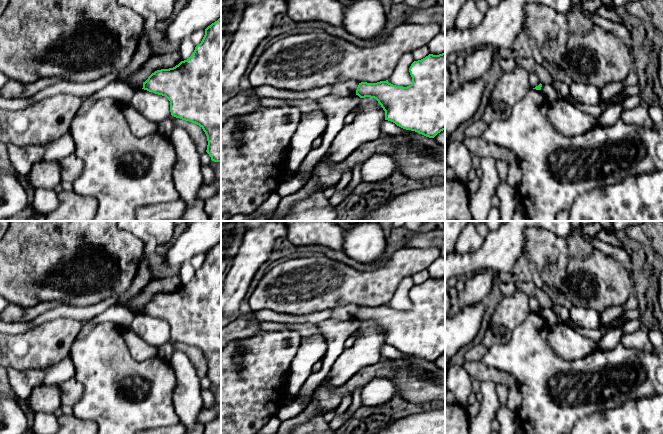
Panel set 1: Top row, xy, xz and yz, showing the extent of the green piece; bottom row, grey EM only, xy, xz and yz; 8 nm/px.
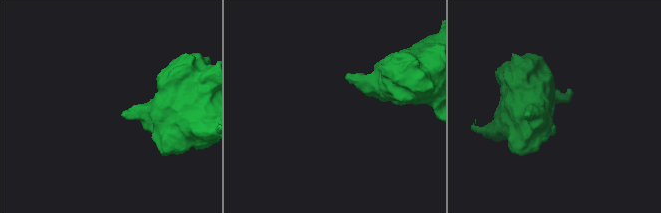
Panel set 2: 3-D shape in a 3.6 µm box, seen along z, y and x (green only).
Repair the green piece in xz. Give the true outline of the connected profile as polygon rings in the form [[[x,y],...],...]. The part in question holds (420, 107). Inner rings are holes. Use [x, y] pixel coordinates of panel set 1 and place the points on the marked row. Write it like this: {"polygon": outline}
{"polygon": [[[445,53],[429,54],[425,58],[414,61],[409,68],[412,84],[403,87],[386,81],[377,83],[359,83],[356,95],[360,98],[374,98],[385,111],[385,120],[397,126],[434,138],[445,130]]]}

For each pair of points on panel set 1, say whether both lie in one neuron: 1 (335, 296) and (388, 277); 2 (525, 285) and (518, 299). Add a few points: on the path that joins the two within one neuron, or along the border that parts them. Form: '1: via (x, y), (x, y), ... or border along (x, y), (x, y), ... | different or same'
1: via (348, 287), (375, 286) | same
2: border along (518, 289), (529, 296) | different

